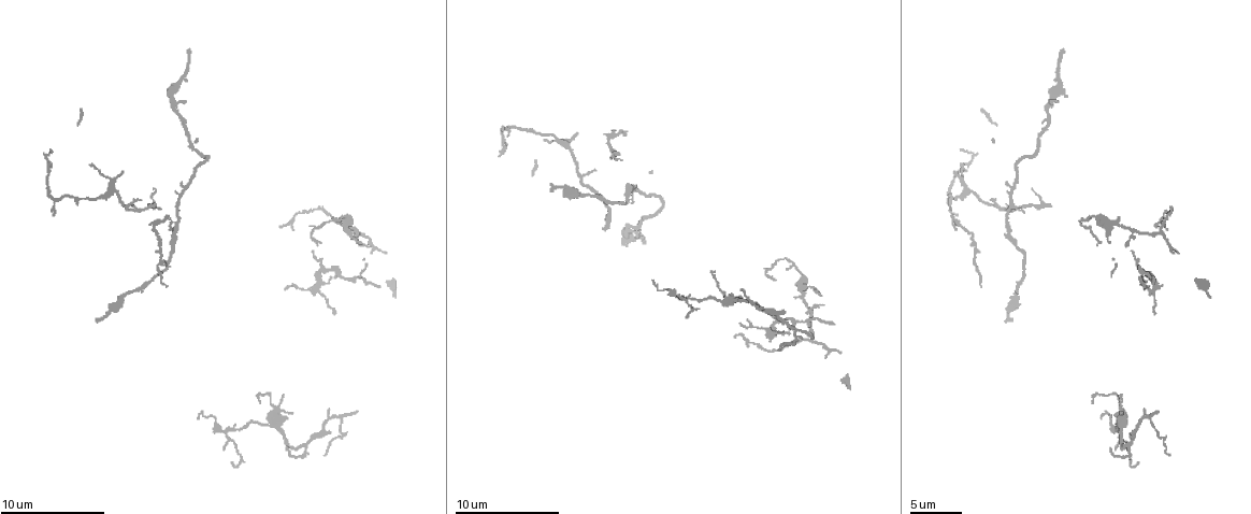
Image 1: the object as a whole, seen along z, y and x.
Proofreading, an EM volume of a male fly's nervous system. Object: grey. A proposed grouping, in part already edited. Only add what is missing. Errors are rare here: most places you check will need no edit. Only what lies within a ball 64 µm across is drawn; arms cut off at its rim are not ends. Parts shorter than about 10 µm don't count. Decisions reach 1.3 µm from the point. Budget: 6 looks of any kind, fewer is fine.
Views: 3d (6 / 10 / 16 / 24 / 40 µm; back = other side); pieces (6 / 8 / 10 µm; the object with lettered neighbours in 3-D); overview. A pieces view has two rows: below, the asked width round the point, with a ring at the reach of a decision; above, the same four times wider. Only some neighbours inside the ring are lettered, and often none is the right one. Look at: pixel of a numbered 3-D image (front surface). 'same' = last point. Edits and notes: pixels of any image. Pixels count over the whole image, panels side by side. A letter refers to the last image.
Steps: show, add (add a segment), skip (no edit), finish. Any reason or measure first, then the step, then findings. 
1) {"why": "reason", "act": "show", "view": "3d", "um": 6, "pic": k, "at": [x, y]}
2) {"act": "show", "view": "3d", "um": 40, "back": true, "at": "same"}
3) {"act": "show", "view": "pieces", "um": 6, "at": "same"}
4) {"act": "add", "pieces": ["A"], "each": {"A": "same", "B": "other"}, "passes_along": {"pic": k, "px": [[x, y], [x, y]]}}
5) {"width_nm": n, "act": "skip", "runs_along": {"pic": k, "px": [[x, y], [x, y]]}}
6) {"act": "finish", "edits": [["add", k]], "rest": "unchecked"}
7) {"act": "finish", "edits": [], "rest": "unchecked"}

{"why": "free end", "act": "show", "view": "3d", "um": 6, "pic": 1, "at": [1033, 189]}

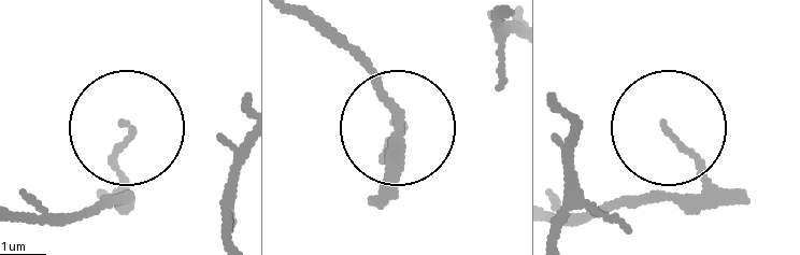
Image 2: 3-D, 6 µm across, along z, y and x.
{"why": "see the neighbours", "act": "show", "view": "pieces", "um": 8, "pic": 2, "at": [131, 127]}

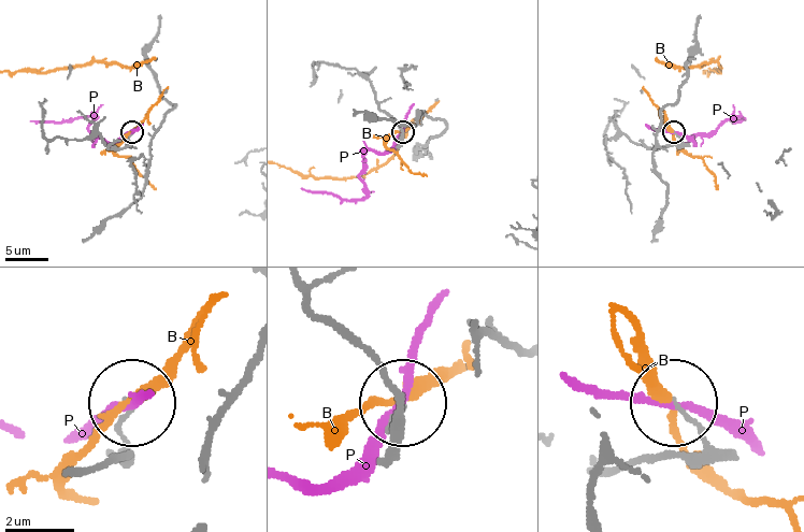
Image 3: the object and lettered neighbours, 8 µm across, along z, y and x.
{"act": "skip", "each": {"B": "other", "P": "other"}, "found": "no lettered segment goes on from it"}

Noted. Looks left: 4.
{"why": "thin end", "act": "show", "view": "pieces", "um": 10, "pic": 1, "at": [1159, 225]}

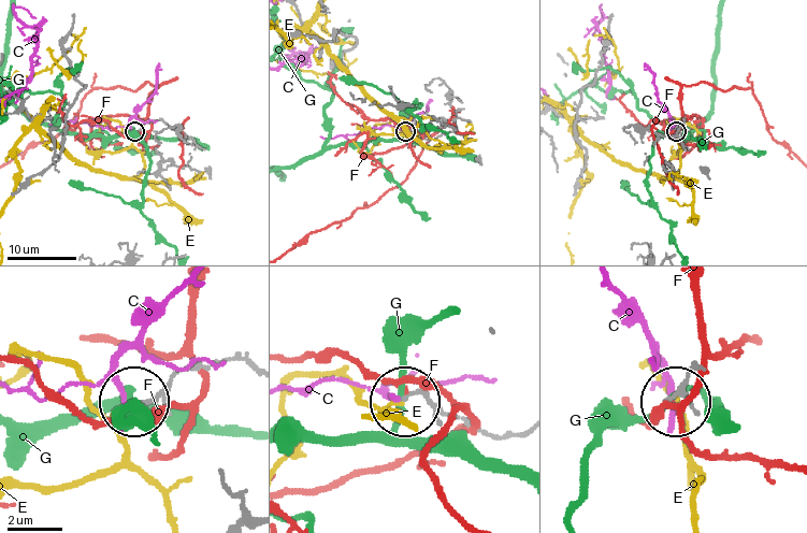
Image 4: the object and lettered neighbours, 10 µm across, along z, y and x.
{"width_nm": 120, "act": "skip", "each": {"C": "other", "E": "other", "F": "other", "G": "other"}, "runs_along": {"pic": 4, "px": [[519, 434], [491, 436], [422, 397], [403, 402]]}, "found": "no lettered segment goes on from it"}

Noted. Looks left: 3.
{"act": "show", "view": "pieces", "um": 6, "pic": 1, "at": [261, 401]}

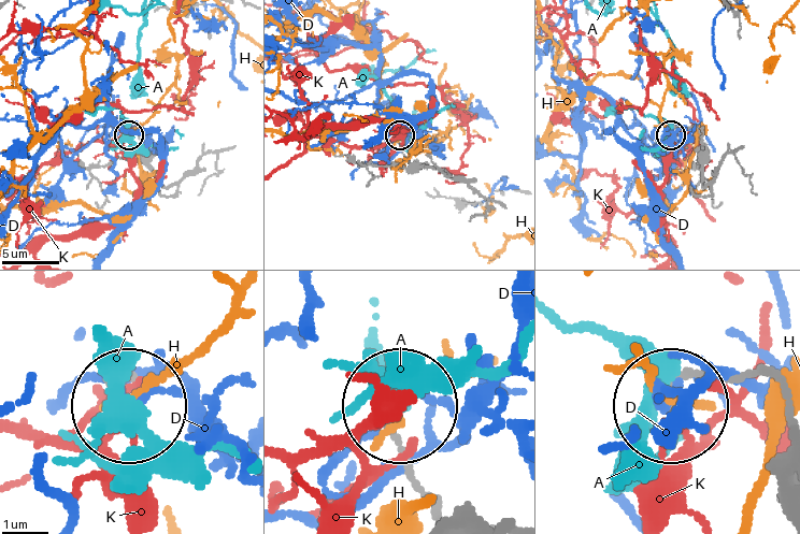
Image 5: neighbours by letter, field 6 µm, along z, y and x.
{"width_nm": 120, "act": "skip", "each": {"A": "other", "D": "other", "H": "other", "K": "other"}, "found": "no lettered segment goes on from it"}

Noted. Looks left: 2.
{"act": "finish", "edits": [], "rest": "unchecked"}

